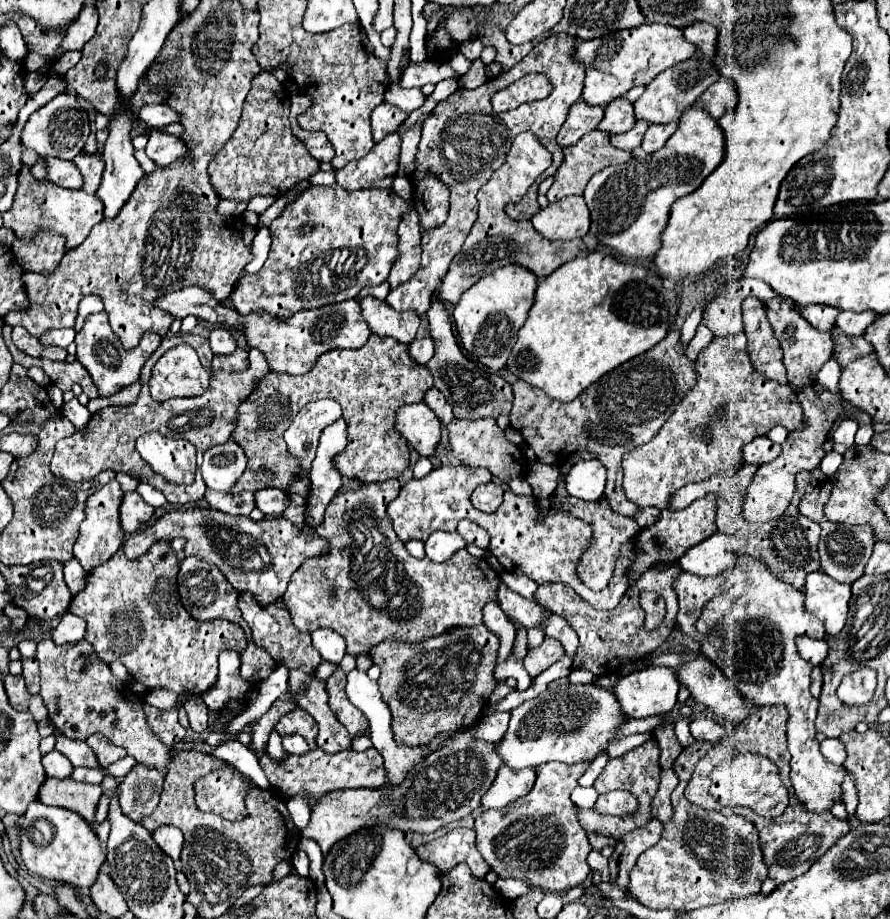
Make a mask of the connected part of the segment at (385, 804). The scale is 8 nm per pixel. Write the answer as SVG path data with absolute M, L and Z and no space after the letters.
M468 727L456 733L456 743L442 747L426 757L416 769L412 769L404 783L388 789L348 789L348 791L330 791L316 801L308 825L302 829L304 837L314 839L322 853L328 851L336 841L348 837L350 833L372 827L374 823L384 823L400 831L416 833L434 833L436 829L460 821L470 815L482 803L482 795L490 789L496 779L496 773L502 765L500 755L492 743L476 739L476 727Z

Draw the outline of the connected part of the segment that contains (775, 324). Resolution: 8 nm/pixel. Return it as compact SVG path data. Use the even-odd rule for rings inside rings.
M774 297L772 301L766 303L766 313L768 313L770 327L784 351L784 365L788 371L788 383L794 385L796 389L814 383L822 365L832 357L832 337L828 337L828 333L814 329L806 319L802 319L796 311L796 305L788 299Z

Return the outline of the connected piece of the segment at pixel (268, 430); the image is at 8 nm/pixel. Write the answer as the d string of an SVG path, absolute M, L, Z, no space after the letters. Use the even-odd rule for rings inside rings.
M370 337L366 341L366 345L362 345L360 349L332 349L326 351L318 357L316 365L312 367L312 371L308 371L306 375L300 377L292 377L292 375L284 375L284 373L270 373L268 377L264 377L264 381L260 381L260 389L256 389L256 393L252 393L252 397L248 397L248 401L244 405L240 405L240 419L238 419L238 427L232 433L232 439L246 451L248 457L248 469L246 473L234 483L234 487L228 493L242 493L242 491L260 491L266 487L276 487L282 489L284 493L288 493L290 497L290 505L284 511L284 517L288 521L292 521L294 525L304 523L304 511L306 511L306 501L302 495L290 493L290 483L294 479L300 477L300 467L294 455L288 453L286 443L282 439L282 433L286 431L288 423L292 421L292 417L310 401L318 401L318 399L334 399L342 405L342 413L344 413L344 421L348 425L348 445L344 451L340 451L334 457L334 467L340 471L340 475L344 479L360 479L364 483L380 483L380 481L388 481L388 479L398 479L400 473L408 467L408 443L404 437L400 437L400 433L396 431L396 411L402 405L408 403L416 403L416 401L424 401L424 393L432 387L432 375L428 373L428 369L424 369L424 365L414 363L408 357L408 345L398 343L396 339L390 337ZM270 415L276 415L280 421L272 421Z

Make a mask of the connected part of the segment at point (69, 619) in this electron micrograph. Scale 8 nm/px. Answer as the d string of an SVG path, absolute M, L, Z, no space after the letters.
M66 613L58 627L54 629L52 633L52 641L58 643L58 645L64 645L64 643L74 643L74 641L80 641L84 637L84 631L86 631L86 625L82 621L82 617L76 617L72 613Z

